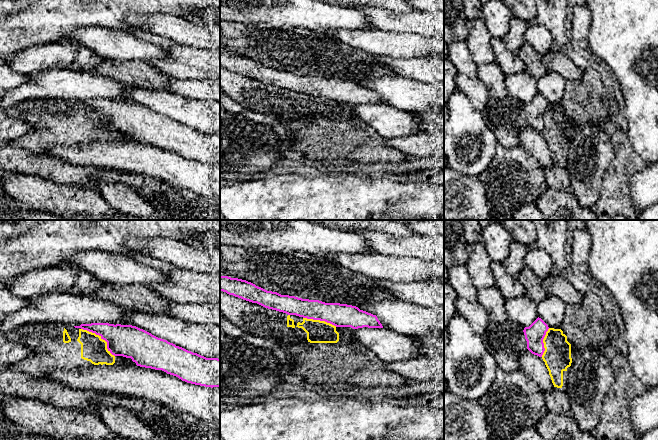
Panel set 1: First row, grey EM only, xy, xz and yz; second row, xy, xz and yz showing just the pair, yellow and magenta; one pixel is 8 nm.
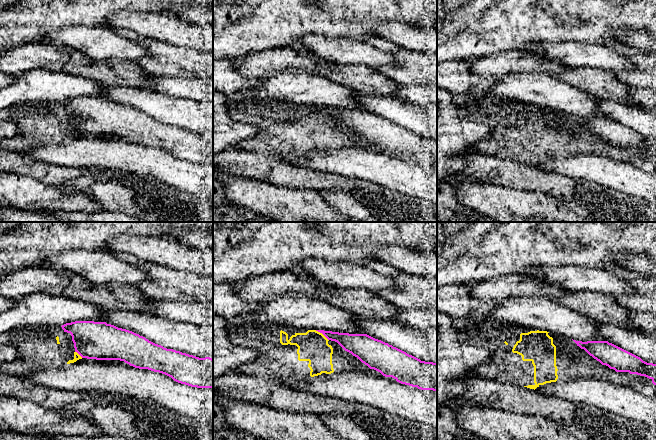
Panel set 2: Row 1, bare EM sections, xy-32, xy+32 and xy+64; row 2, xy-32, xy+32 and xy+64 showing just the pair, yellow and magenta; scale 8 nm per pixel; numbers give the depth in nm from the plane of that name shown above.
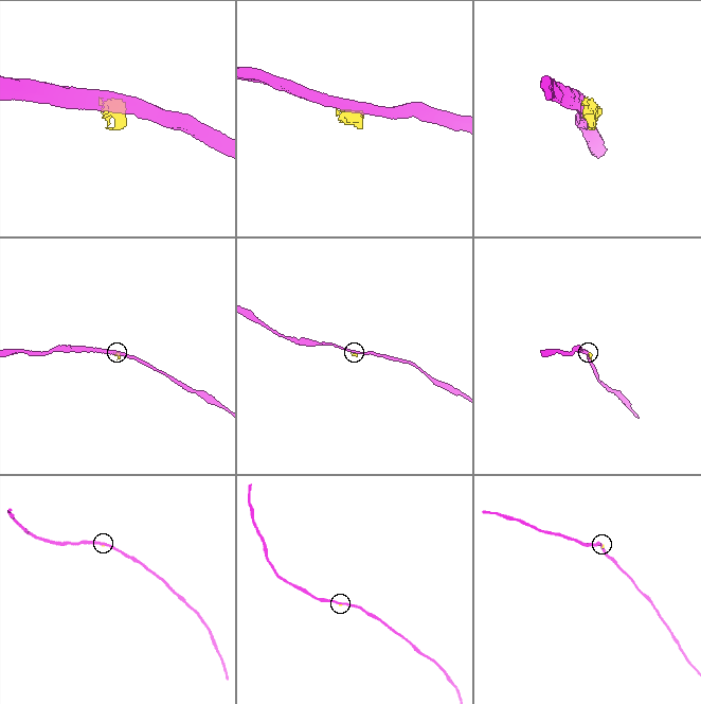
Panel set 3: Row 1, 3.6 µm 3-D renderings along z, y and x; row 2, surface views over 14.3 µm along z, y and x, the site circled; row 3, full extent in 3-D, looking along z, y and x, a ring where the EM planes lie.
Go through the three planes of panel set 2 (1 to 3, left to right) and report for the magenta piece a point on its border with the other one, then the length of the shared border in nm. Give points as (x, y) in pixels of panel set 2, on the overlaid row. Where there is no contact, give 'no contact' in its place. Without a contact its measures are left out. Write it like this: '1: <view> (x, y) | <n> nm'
1: xy-32 (78, 354) | 80 nm
2: xy+32 (322, 334) | 140 nm
3: no contact

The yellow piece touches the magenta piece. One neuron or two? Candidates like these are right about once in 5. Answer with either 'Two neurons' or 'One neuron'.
Two neurons

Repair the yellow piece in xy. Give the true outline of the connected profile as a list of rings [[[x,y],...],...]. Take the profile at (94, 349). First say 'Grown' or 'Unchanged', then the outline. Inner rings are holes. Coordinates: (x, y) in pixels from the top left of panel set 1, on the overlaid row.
Grown. [[[40,323],[25,324],[7,332],[8,339],[34,350],[34,354],[16,363],[11,368],[36,376],[48,375],[60,369],[73,371],[86,369],[91,364],[113,365],[115,356],[107,349],[107,342],[101,336],[87,330],[75,328],[72,324]]]

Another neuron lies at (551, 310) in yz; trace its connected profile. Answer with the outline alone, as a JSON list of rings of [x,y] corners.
[[[548,295],[536,307],[536,313],[549,328],[559,329],[563,322],[566,303],[555,295]]]

